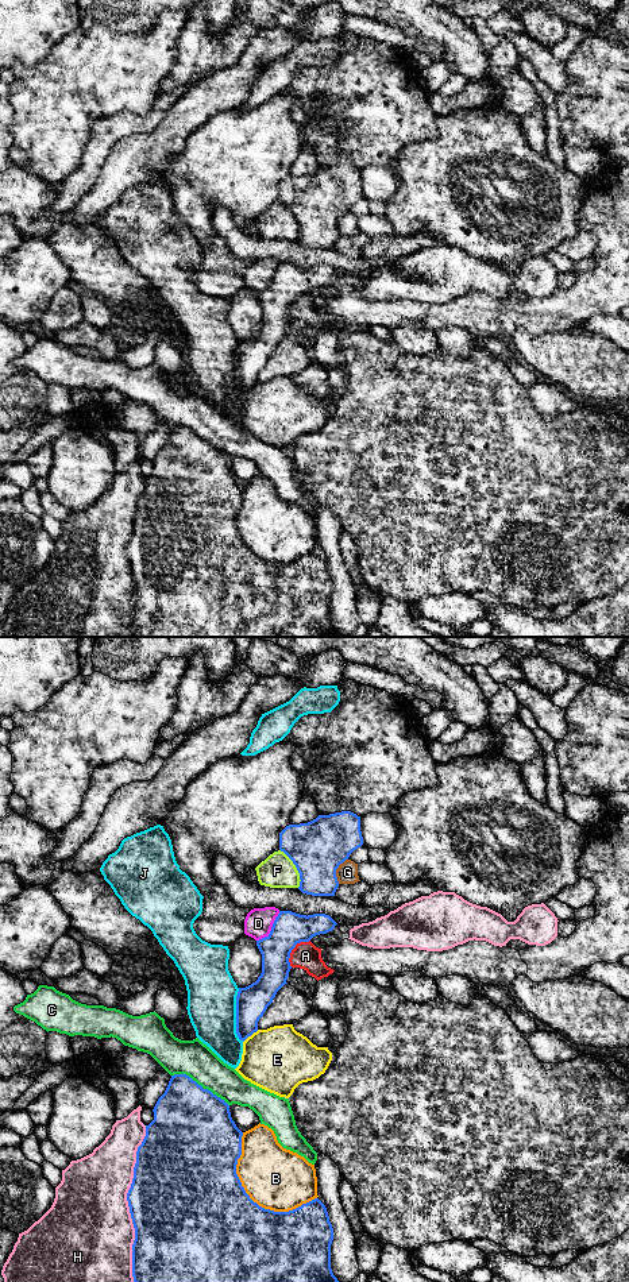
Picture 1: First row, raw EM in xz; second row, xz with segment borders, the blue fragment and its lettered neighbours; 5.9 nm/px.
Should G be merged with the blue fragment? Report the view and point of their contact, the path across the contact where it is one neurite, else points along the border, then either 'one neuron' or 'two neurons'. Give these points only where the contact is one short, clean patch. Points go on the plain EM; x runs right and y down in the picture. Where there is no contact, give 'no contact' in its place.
meets blue in xz at (335, 223); two neurons

